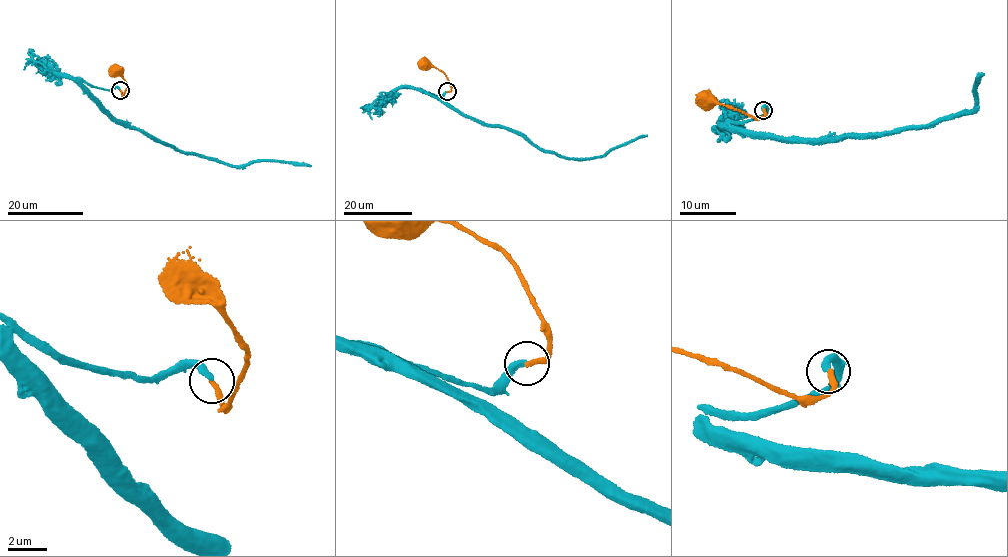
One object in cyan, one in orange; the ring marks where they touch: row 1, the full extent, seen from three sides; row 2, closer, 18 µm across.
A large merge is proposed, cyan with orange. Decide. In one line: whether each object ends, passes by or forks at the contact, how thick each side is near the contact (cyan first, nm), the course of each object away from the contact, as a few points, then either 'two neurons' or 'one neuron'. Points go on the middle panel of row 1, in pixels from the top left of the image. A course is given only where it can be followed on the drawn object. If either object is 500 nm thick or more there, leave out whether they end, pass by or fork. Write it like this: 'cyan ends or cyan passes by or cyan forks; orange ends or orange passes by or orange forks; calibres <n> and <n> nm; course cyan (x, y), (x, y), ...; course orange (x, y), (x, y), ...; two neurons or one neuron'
cyan ends; orange ends; calibres 360 and 260 nm; course cyan (447, 91), (441, 96), (414, 88), (565, 156), (584, 160), (601, 157), (647, 135); course orange (447, 91), (451, 88), (444, 73), (423, 64); two neurons

